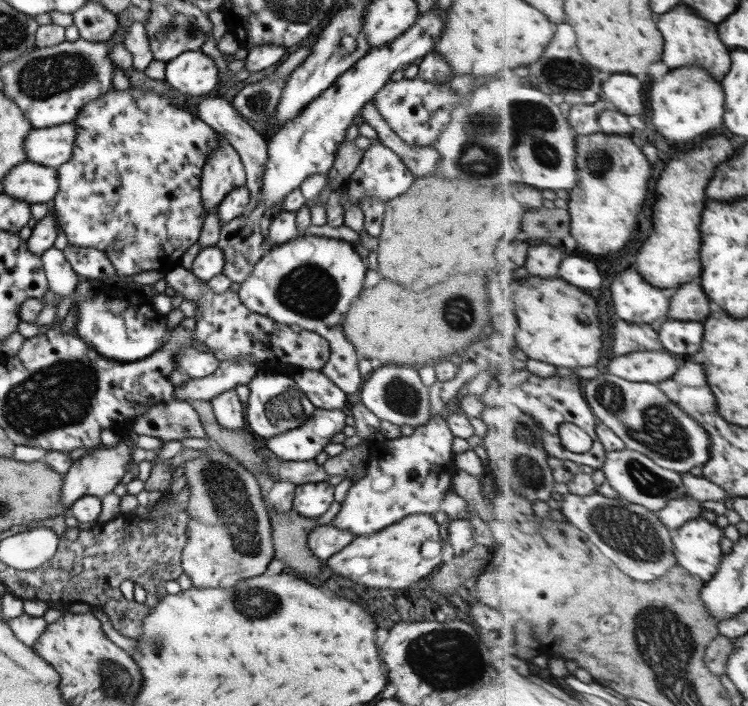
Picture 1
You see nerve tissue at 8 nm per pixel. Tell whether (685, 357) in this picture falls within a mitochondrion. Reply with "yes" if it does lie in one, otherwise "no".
no

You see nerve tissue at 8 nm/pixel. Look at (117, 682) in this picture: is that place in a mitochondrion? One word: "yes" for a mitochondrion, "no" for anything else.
yes

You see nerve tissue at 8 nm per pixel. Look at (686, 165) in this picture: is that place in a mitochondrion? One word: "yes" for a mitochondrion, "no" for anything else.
no

